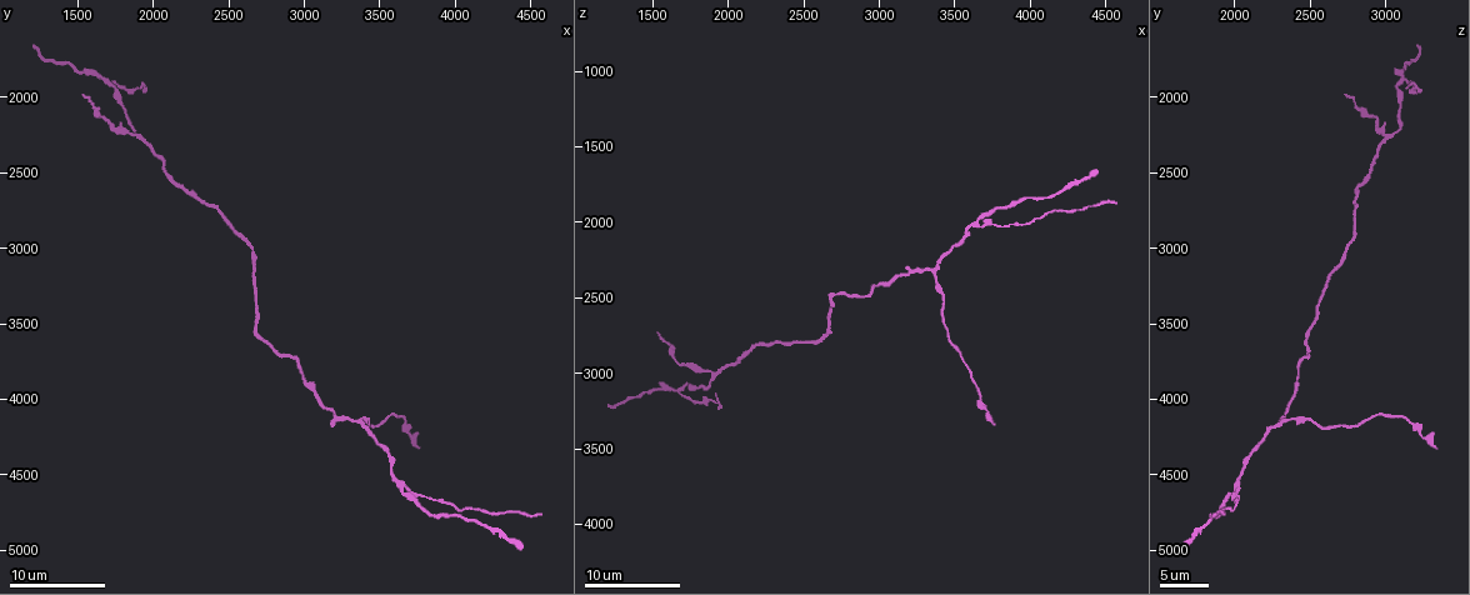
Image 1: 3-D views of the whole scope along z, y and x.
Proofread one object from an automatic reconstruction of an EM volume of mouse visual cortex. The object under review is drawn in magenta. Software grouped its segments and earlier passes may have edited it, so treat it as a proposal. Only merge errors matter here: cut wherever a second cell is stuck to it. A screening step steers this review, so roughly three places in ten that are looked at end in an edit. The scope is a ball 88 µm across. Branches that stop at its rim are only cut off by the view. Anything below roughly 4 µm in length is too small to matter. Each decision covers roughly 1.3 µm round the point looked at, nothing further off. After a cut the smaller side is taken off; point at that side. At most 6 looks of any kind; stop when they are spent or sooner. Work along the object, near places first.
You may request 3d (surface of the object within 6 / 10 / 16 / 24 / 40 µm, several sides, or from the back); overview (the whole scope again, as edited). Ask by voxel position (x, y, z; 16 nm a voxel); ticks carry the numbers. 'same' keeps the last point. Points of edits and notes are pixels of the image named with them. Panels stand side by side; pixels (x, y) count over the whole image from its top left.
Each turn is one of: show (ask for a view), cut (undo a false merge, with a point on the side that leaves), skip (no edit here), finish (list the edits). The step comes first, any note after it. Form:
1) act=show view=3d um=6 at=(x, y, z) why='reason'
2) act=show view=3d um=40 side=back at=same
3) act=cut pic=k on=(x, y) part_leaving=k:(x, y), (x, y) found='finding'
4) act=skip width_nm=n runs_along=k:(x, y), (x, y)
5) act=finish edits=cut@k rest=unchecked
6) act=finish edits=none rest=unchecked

act=show view=3d um=16 at=(3520, 4320, 2160) why='calibre changes'

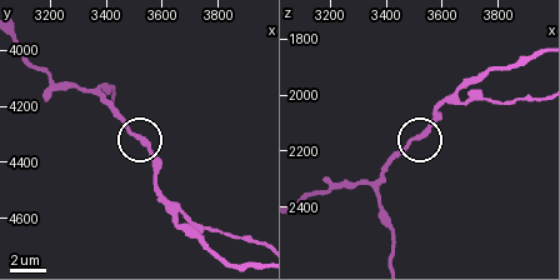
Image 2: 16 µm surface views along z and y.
act=show view=3d um=16 side=back at=(3520, 4330, 2140)

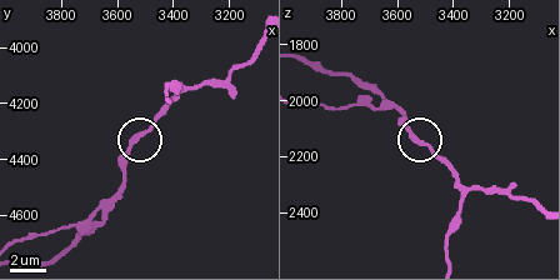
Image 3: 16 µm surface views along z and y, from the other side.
act=skip width_nm=270 found='continuous, no second cell'

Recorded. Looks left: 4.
act=show view=3d um=6 at=(3380, 4140, 2340) why='three-way junction'

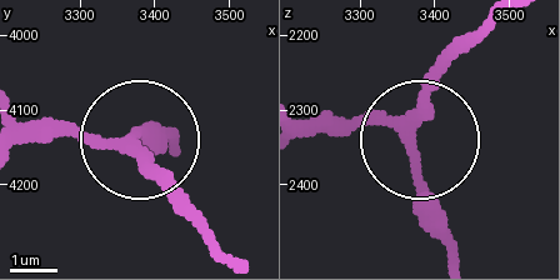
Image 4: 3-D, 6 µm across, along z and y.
act=show view=3d um=6 side=back at=(3370, 4150, 2320)

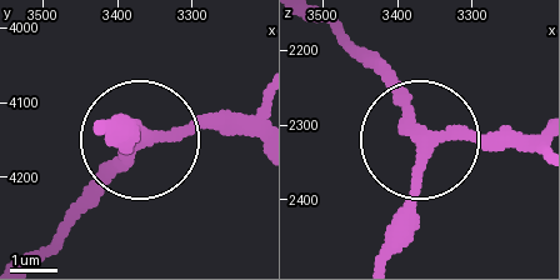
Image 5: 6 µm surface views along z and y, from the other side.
act=skip width_nm=240 runs_along=5:(535, 153), (510, 141), (419, 145), (408, 244) found='all the same cell'

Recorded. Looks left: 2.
act=show view=3d um=16 at=(1900, 2240, 3020) why='branch point'

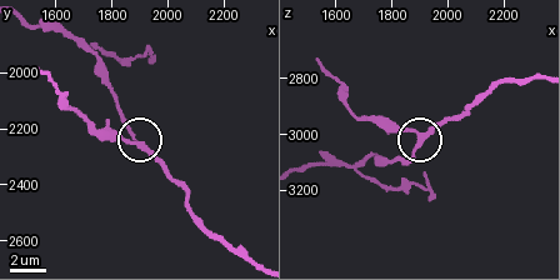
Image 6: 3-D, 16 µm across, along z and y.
act=skip runs_along=6:(244, 259), (194, 214), (185, 188), (145, 146), (89, 134) found='all the same cell'

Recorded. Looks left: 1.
act=finish edits=none rest=unchecked

